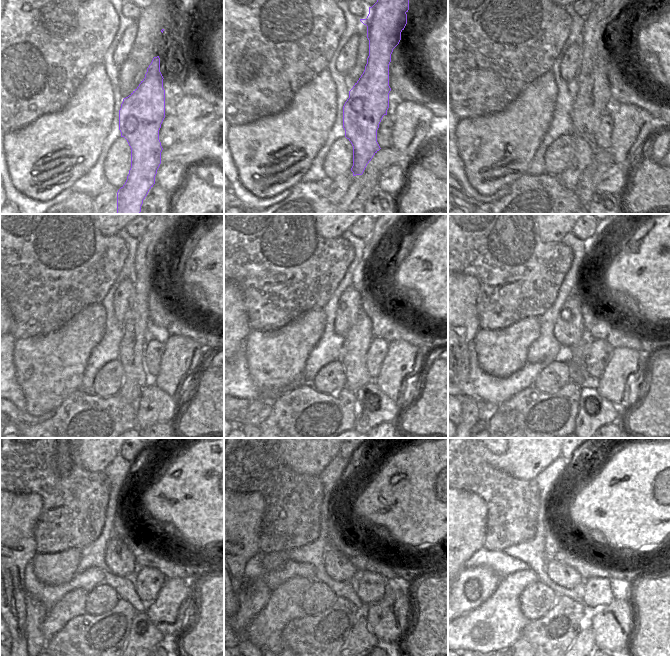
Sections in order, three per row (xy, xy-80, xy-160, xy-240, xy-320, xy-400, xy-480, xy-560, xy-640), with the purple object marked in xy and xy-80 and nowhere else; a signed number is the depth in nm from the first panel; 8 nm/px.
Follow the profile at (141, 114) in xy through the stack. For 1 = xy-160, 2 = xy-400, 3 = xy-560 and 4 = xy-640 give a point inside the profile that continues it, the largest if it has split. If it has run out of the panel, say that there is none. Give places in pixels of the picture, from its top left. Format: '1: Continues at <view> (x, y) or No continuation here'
1: Continues at xy-160 (592, 100)
2: No continuation here
3: No continuation here
4: No continuation here

